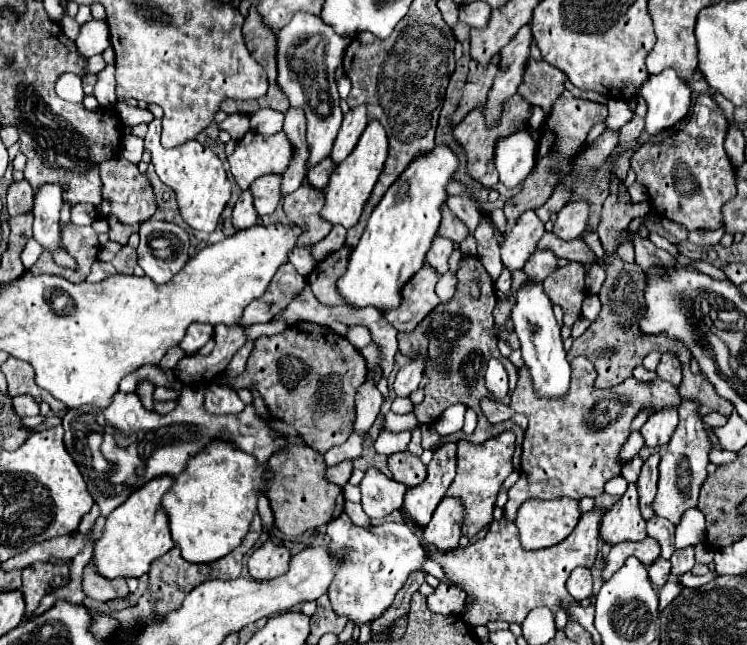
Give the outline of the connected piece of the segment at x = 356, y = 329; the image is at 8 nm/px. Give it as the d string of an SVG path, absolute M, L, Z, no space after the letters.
M353 325L353 327L349 327L349 329L347 329L345 339L347 339L353 347L363 349L365 345L369 345L369 343L371 343L371 333L369 333L369 329L367 329L367 327L363 327L363 325Z

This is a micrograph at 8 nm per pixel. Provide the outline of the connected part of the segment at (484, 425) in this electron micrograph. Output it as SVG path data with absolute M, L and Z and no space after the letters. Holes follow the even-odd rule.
M463 257L461 265L457 269L457 291L455 291L453 299L447 303L439 303L437 309L433 309L433 313L429 313L425 317L425 321L421 321L421 325L417 325L417 329L413 329L409 333L397 333L399 353L403 353L403 355L425 353L425 357L431 357L431 361L437 361L437 363L449 359L445 375L439 375L435 369L427 371L429 383L425 385L425 399L413 407L413 413L419 423L433 423L449 405L463 403L463 405L471 407L479 417L477 429L473 433L473 443L483 443L489 437L493 437L505 429L515 429L513 421L491 425L479 407L479 401L489 395L489 391L485 389L483 375L485 375L485 365L491 357L501 359L507 369L509 383L517 383L517 369L497 349L493 309L495 309L495 289L493 289L491 277L487 275L487 271L483 269L483 265L477 257ZM473 279L479 279L479 287L481 287L481 297L477 301L473 301L469 297L469 283Z

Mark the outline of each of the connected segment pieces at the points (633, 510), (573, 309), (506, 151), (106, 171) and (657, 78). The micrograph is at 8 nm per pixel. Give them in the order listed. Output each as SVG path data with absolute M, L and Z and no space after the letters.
M629 483L625 495L605 513L599 529L599 537L603 543L617 545L623 541L643 541L645 521L639 513L639 499L635 483Z
M567 263L557 267L545 281L545 293L549 299L563 309L563 323L571 327L581 315L581 303L585 299L585 265Z
M527 129L501 139L495 149L499 183L505 185L507 189L513 189L519 183L523 183L525 177L533 171L533 165L537 161L535 155L537 155L537 145Z
M113 157L109 161L103 161L99 167L101 183L103 183L103 199L109 201L111 213L125 225L135 225L151 219L151 215L157 209L157 199L153 193L153 185L147 179L147 175L141 175L135 163L129 163L125 157Z
M673 69L651 75L637 95L643 97L647 105L645 131L649 135L659 135L665 129L675 127L681 119L685 119L691 105L691 91Z

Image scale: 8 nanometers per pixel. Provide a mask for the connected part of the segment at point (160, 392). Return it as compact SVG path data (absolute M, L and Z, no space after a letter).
M163 386L155 387L155 391L153 393L153 398L155 401L177 400L178 396L178 391Z

